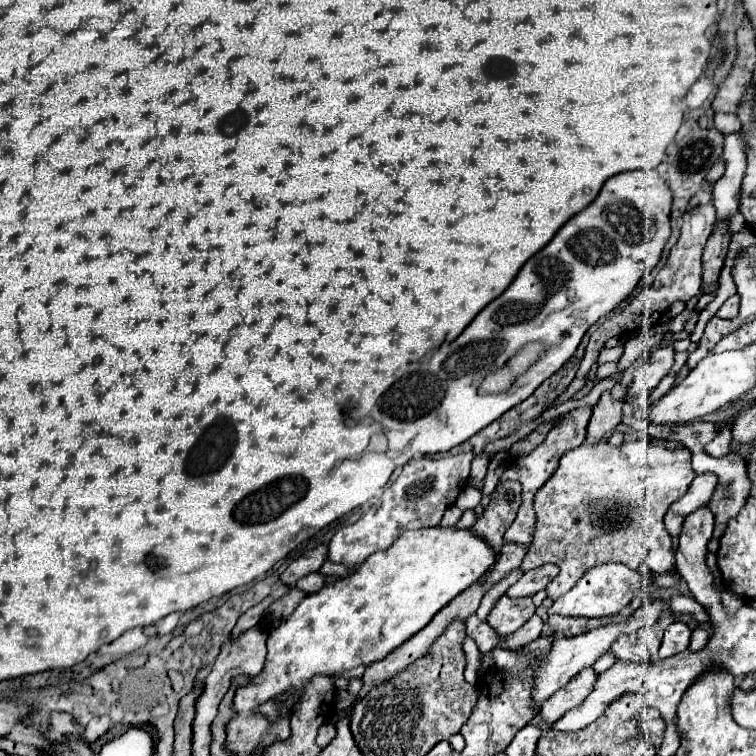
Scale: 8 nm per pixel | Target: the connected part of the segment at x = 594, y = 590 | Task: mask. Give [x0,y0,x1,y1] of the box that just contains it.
[549,564,645,618]

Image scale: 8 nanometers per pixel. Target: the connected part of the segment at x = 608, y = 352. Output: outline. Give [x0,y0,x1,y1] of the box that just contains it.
[597,346,623,365]

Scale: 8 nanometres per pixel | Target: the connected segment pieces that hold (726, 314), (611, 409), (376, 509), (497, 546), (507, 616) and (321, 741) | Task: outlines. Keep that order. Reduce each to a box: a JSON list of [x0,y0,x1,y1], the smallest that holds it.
[[717,294,739,318],[587,392,623,442],[329,454,473,574],[471,480,522,552],[487,596,535,636],[316,722,335,748]]

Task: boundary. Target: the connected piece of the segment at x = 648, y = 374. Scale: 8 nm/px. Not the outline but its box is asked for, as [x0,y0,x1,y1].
[627,346,673,400]

